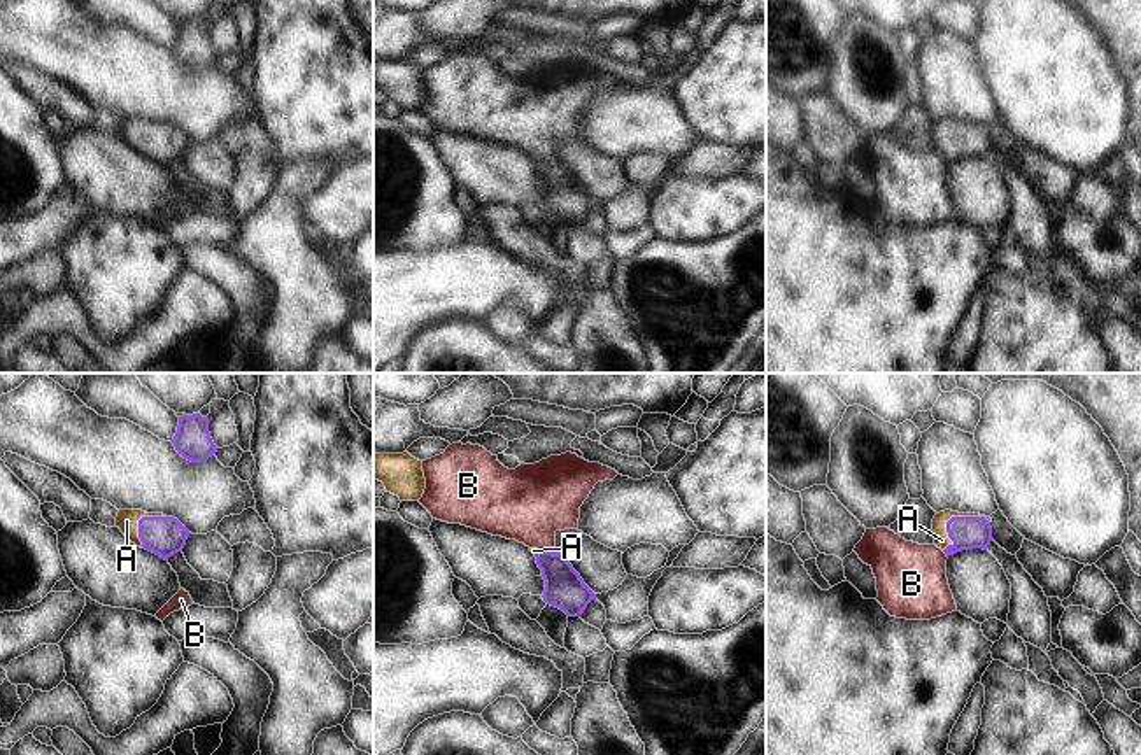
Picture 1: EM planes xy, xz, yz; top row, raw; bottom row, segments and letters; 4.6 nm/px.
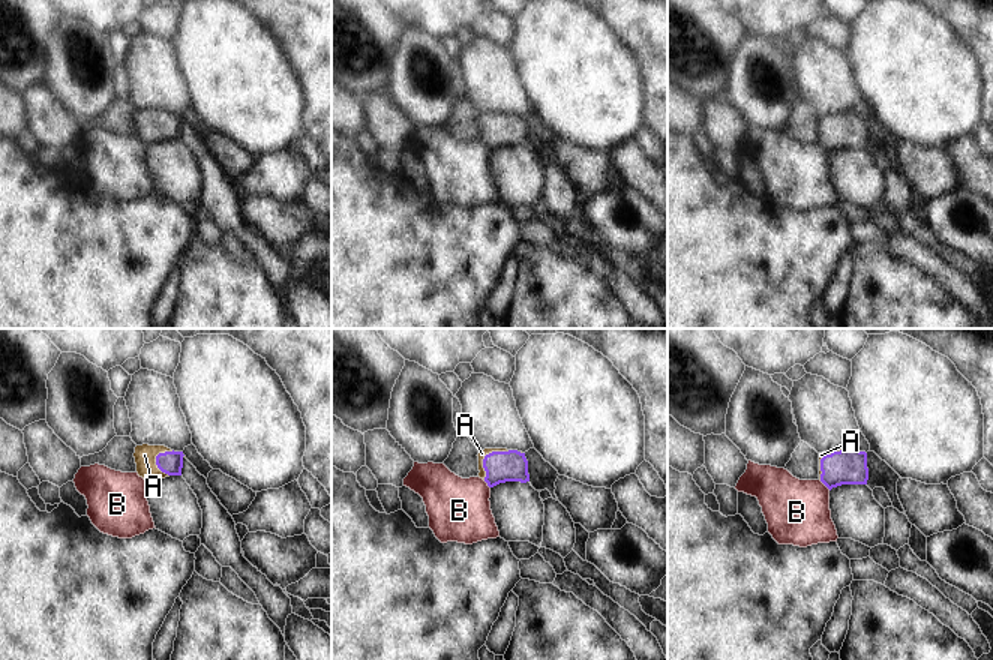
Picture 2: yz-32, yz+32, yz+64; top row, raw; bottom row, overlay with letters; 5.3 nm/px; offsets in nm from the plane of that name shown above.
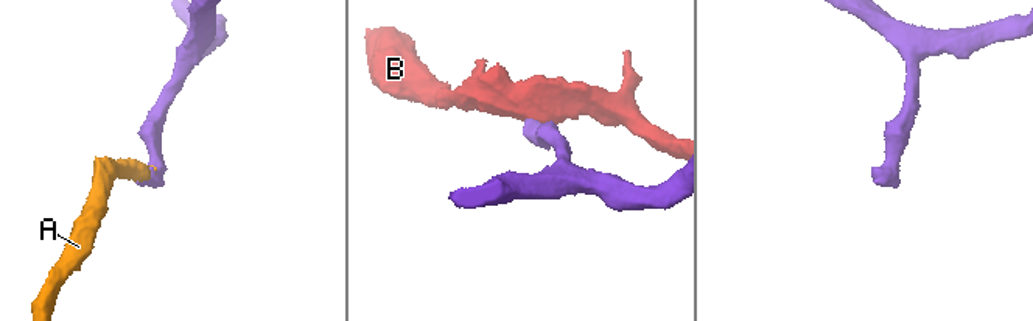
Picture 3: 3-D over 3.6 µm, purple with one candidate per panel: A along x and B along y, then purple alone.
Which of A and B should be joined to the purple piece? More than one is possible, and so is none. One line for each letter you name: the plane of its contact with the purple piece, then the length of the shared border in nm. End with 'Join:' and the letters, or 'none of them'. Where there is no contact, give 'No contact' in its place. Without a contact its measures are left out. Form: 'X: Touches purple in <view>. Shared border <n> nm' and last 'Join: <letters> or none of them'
A: Touches purple in yz. Shared border 260 nm
Join: A.

